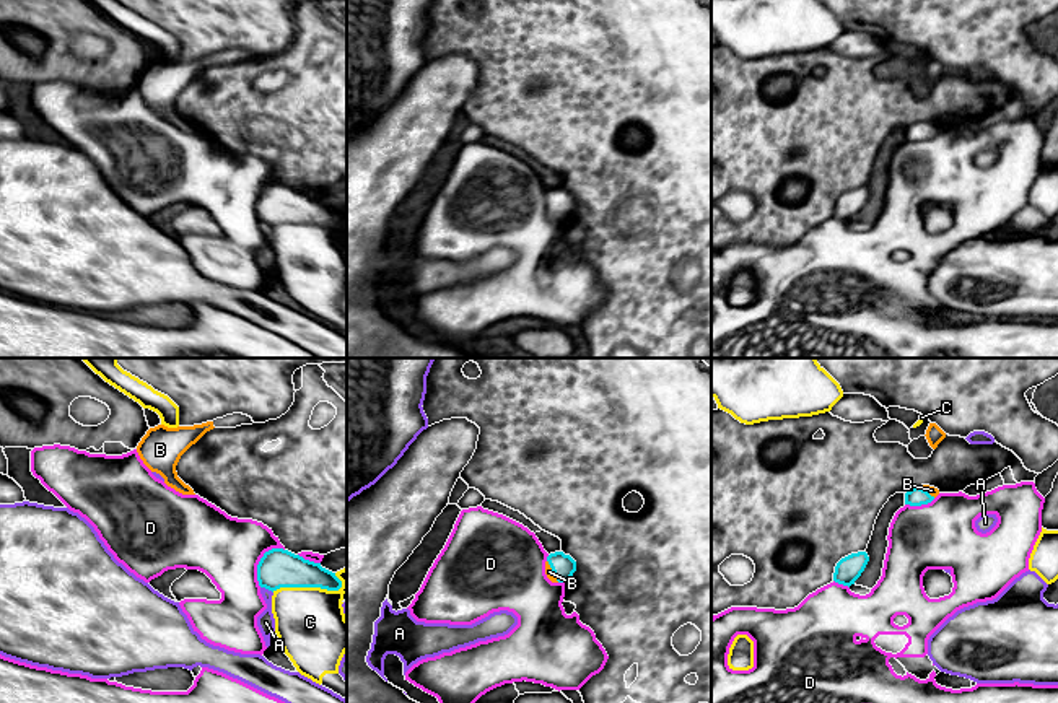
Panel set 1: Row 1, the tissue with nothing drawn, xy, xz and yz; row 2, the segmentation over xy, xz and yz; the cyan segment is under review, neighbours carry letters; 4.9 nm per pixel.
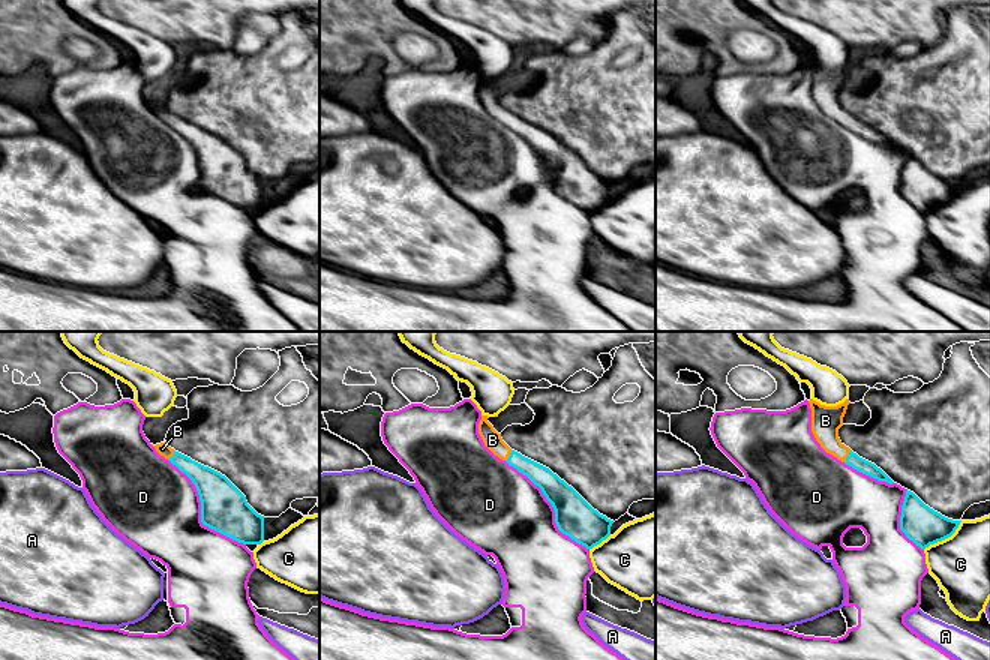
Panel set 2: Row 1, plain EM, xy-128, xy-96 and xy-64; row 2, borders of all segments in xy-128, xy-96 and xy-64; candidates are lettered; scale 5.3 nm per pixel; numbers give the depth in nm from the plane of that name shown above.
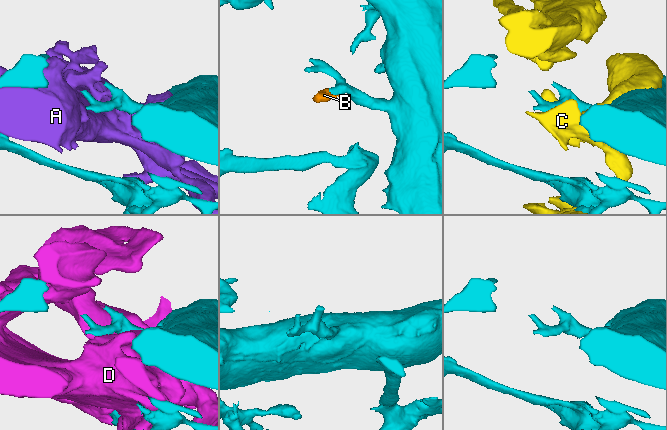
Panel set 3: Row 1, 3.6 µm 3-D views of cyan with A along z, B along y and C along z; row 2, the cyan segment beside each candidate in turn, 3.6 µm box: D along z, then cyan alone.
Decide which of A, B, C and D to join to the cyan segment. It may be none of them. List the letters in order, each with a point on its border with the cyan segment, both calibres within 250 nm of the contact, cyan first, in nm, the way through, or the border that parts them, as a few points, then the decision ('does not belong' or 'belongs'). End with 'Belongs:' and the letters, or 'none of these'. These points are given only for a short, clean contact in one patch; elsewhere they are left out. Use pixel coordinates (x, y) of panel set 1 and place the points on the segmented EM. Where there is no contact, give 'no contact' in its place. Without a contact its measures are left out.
A: xy (267, 588) | 190/90 nm | does not belong
B: xz (552, 570) | 120/40 nm | across xz (562, 565), (552, 570), (549, 572) | belongs
C: xy (308, 586) | 190/340 nm | does not belong
D: xy (259, 562) | 190/320 nm | does not belong
Belongs: B

